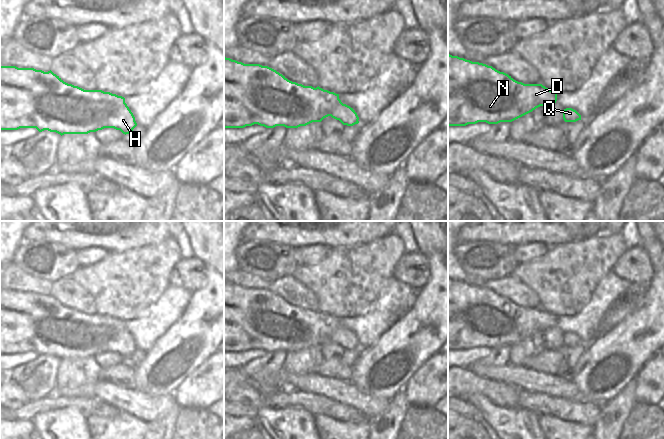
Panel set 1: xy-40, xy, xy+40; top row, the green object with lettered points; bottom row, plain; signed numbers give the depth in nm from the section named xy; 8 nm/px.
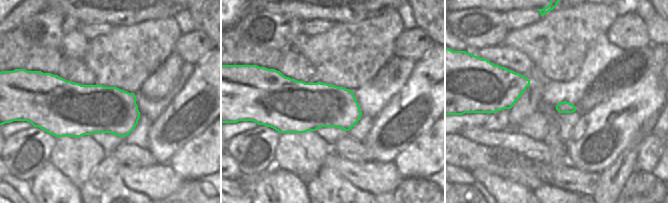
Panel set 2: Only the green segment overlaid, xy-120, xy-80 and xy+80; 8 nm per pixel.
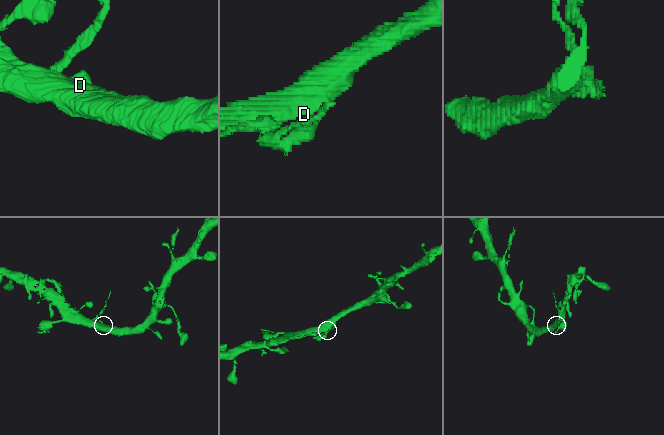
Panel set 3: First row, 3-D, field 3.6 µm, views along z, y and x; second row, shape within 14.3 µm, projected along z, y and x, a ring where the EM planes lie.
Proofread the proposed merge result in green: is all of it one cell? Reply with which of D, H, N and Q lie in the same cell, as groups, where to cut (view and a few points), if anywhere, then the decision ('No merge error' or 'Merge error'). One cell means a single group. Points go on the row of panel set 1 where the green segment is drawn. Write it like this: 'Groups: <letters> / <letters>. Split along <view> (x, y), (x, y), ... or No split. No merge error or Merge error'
Groups: D H N / Q. Split along xy (342, 103), (330, 115). Merge error.

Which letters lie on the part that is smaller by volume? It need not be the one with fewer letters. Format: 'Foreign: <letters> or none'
Foreign: Q

